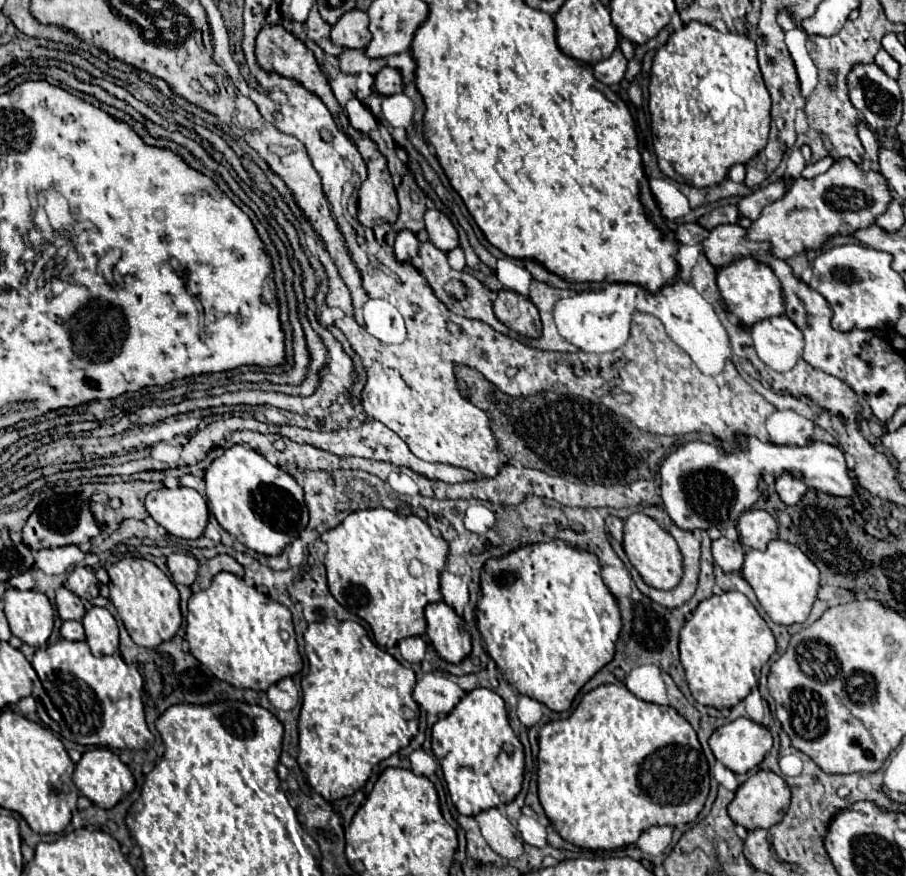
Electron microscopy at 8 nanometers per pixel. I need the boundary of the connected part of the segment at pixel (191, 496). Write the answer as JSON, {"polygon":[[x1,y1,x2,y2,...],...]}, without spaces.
{"polygon":[[188,487,152,491,146,495,146,509,158,525,180,539,198,539,208,523,204,497]]}

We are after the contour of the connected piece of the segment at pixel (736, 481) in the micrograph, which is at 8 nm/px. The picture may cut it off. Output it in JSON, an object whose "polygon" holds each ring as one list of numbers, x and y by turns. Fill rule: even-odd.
{"polygon":[[742,437,740,447,736,447,732,453,702,441,692,441,678,447,670,457,664,459,660,467,662,503,670,519,680,529,724,529,728,525,736,525,738,517,756,503,760,497,758,477,764,473,774,473,776,477,790,473,800,477,808,487,838,497,850,497,856,491,854,477,846,467,840,447,822,441,814,441,806,447,788,447,762,443,756,437]]}

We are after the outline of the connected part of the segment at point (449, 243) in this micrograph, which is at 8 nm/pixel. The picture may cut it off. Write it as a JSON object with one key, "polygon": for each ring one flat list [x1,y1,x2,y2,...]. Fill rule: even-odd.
{"polygon":[[428,209,424,213,424,221,426,221,426,231,430,235,430,241,438,249,448,253,458,247,458,231,446,213,438,209]]}

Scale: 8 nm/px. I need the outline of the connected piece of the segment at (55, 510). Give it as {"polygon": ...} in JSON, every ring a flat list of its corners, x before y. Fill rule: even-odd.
{"polygon":[[54,495,54,499,42,501,30,515,22,529,22,541,32,551,64,547,64,545,86,545,100,533,100,525,94,521,88,503,80,495],[62,497,62,499,56,499]]}

